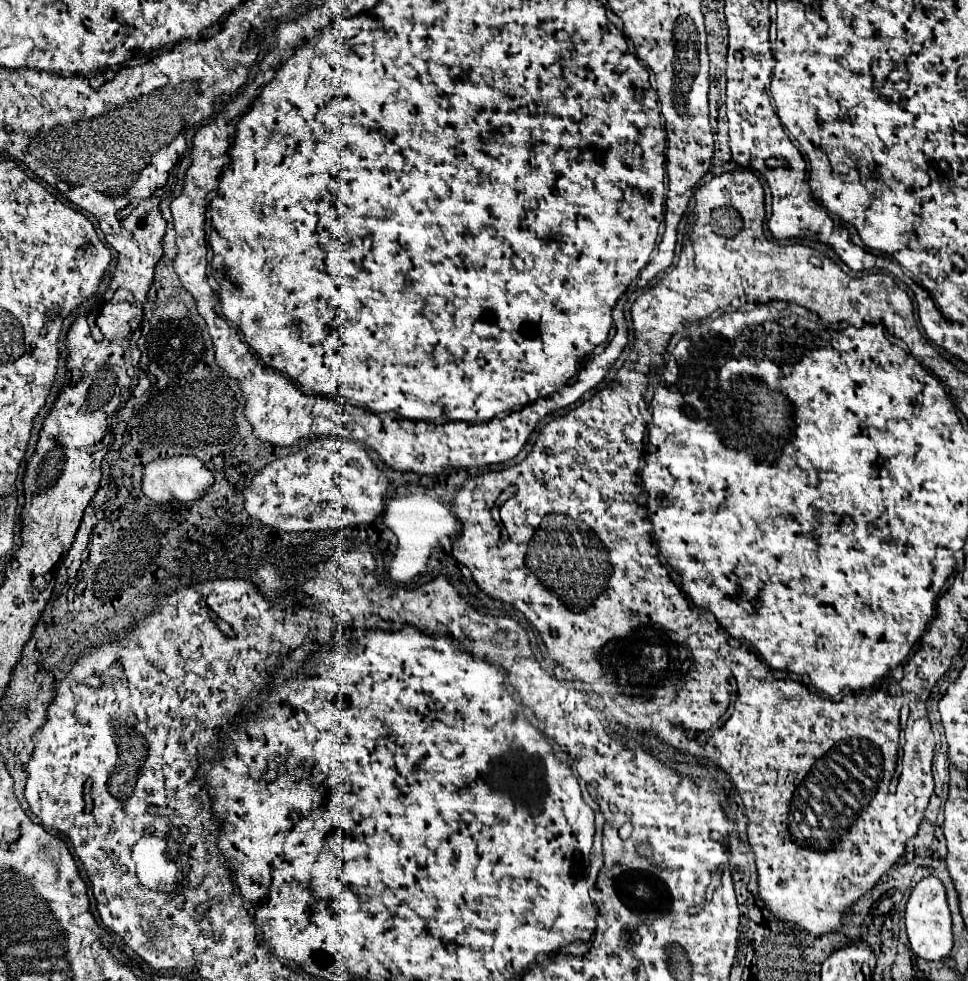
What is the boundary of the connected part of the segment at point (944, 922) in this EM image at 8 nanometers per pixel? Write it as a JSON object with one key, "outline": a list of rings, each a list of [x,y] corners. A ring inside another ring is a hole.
{"outline":[[[936,876],[922,878],[912,890],[906,904],[906,930],[912,950],[924,960],[942,960],[952,950],[952,918],[944,886]]]}

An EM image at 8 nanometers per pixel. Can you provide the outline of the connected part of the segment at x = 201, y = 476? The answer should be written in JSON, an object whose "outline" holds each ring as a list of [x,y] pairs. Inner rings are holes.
{"outline":[[[172,456],[160,458],[144,466],[142,476],[142,492],[154,502],[192,502],[198,500],[214,482],[212,472],[194,456]]]}

